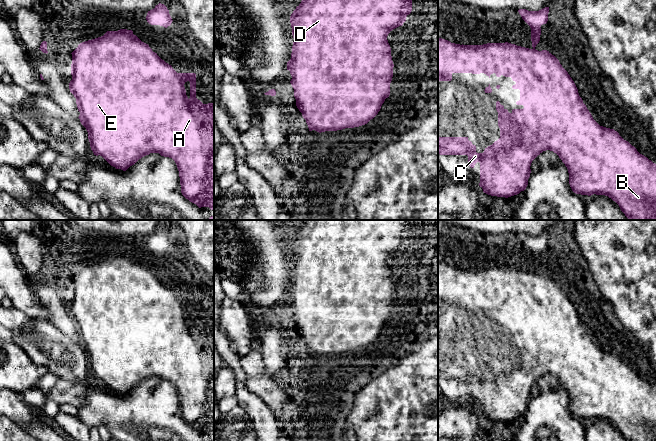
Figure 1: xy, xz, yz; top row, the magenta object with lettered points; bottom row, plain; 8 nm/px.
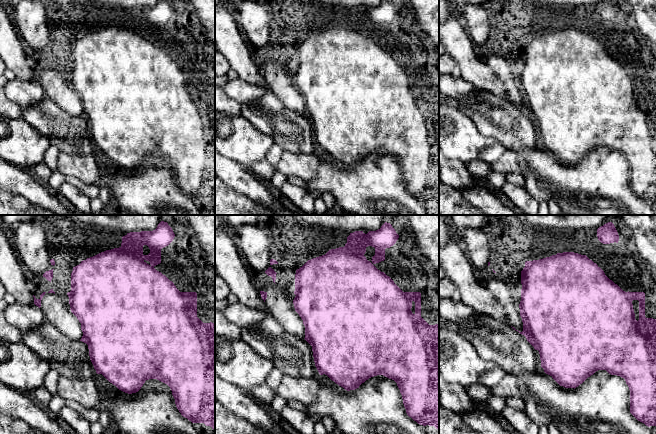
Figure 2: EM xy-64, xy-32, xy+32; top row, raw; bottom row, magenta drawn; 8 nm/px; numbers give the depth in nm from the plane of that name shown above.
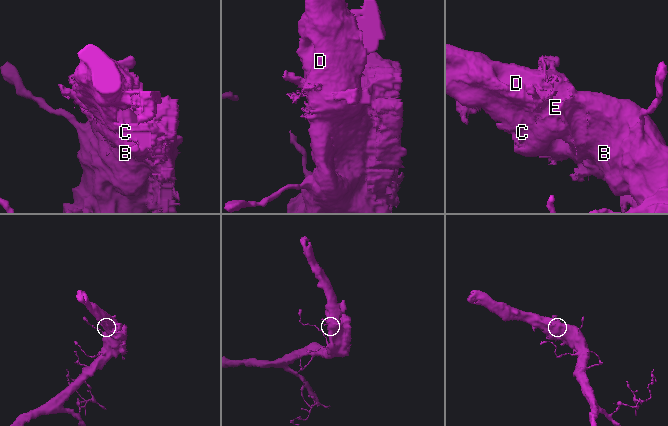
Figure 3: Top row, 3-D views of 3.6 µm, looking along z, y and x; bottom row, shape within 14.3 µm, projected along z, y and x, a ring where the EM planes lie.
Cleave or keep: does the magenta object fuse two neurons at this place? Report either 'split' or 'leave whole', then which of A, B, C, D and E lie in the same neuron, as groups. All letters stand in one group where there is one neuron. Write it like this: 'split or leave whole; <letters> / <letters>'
leave whole; A B C D E

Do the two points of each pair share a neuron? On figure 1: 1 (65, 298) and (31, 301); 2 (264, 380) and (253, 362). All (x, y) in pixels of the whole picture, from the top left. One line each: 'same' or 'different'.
1: different
2: same

